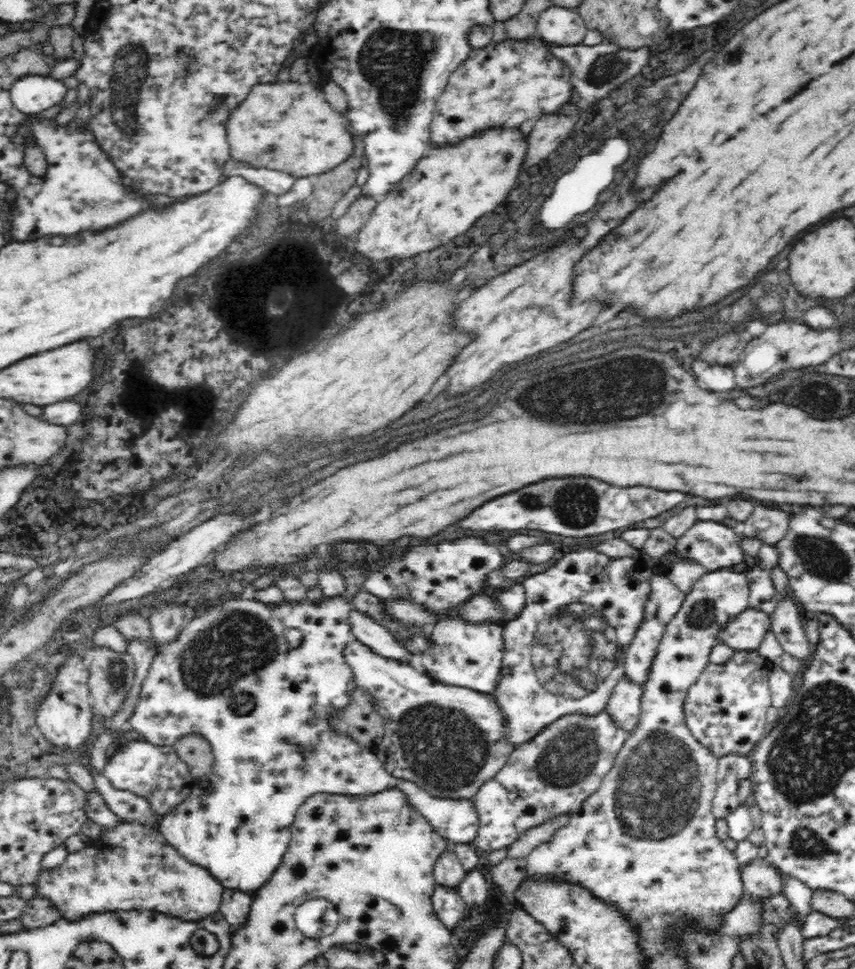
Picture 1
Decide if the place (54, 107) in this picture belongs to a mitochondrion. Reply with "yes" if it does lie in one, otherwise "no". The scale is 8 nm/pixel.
no

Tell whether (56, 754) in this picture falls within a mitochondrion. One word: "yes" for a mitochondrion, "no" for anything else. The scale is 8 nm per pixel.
no

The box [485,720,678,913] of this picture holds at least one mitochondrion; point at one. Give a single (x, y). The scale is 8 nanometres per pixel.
(572, 757)

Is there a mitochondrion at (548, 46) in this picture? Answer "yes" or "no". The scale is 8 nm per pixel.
no

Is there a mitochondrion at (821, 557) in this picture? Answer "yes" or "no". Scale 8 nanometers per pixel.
yes

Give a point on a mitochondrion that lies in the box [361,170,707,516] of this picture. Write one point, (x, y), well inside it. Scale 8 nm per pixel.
(596, 393)

